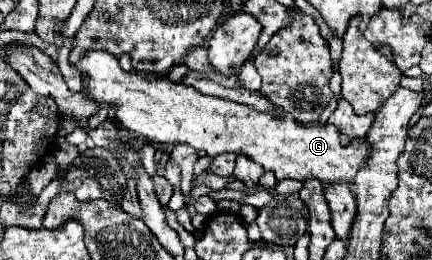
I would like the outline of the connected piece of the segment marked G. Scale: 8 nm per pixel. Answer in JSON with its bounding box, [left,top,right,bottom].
[76,50,370,182]

